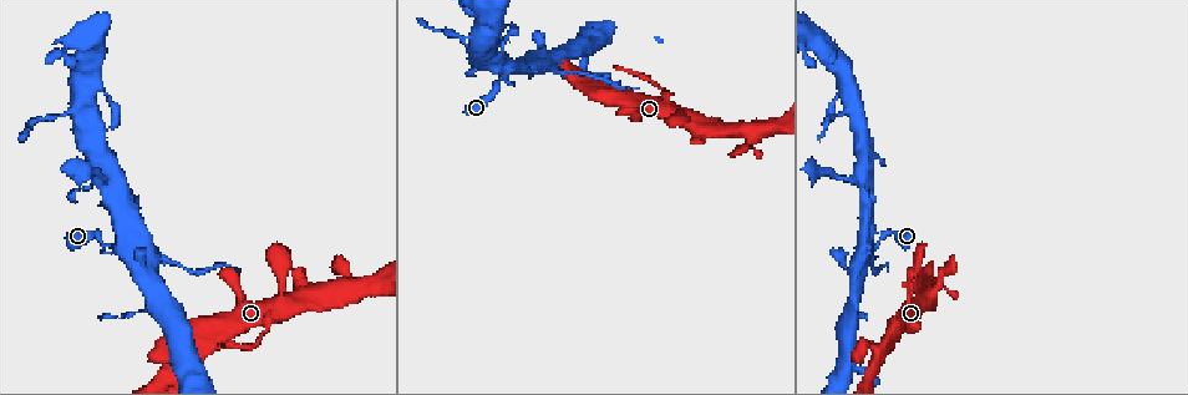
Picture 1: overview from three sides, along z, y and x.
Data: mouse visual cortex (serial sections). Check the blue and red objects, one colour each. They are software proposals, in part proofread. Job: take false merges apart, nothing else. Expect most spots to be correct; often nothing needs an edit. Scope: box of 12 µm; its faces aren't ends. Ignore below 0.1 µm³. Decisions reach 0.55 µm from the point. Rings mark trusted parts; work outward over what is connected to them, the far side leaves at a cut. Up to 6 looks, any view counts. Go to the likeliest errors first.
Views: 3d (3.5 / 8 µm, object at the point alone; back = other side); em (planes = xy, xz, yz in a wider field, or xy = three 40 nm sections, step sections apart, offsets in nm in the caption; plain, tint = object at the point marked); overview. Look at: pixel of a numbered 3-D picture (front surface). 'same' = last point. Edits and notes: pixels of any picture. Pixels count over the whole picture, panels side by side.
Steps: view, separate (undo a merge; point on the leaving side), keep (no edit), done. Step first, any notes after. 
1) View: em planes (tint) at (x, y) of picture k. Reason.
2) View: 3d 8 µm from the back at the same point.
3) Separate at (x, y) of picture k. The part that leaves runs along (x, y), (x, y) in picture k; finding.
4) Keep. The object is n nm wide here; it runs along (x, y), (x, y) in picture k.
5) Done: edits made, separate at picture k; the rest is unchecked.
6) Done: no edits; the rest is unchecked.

View: 3d 3.5 µm at (120, 247) of picture 1. Narrows sharply.

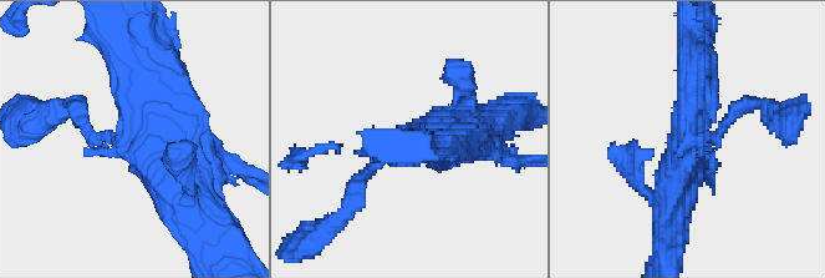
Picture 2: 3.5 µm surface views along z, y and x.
View: em planes (plain) at (687, 139) of picture 2.

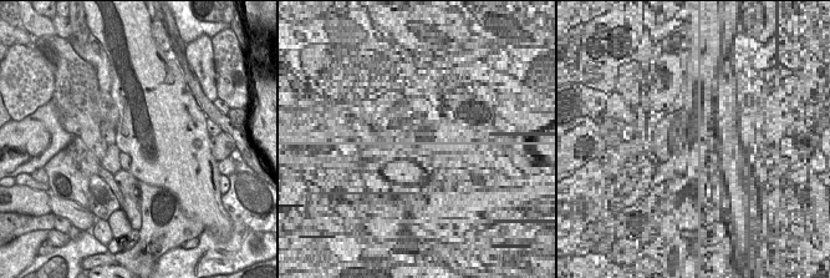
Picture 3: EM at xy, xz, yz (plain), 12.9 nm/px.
View: em planes (tint) at the same point. With the object marked.

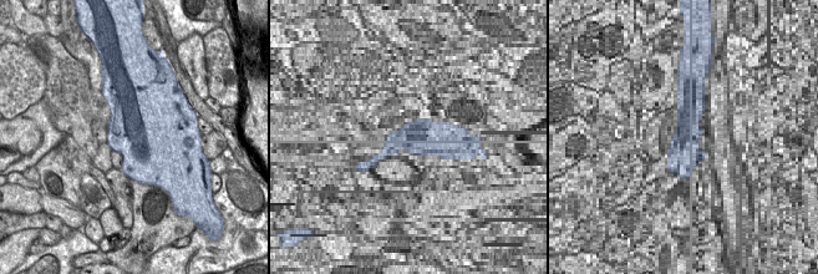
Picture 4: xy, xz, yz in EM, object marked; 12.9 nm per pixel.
Keep. It runs along (357, 187), (406, 142), (429, 140), (418, 146) in picture 2; all the same cell.

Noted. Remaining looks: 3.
View: 3d 3.5 µm at (867, 176) of picture 1. Sharp bend.

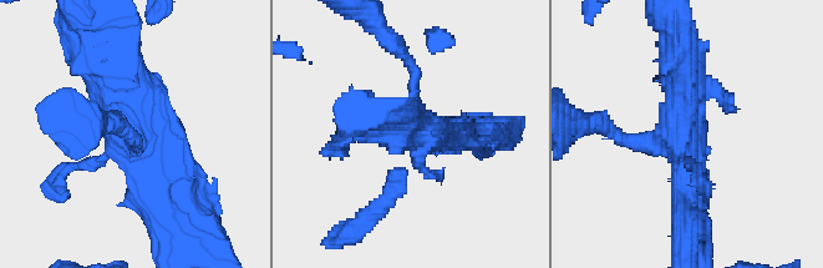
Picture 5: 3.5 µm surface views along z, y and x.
View: em xy step 3 (tint) at (145, 136) of picture 5.

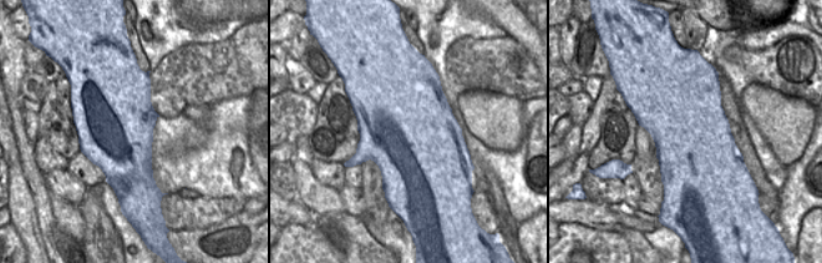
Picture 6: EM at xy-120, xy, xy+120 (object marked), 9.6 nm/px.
View: em xy step 2 (tint) at the same point.

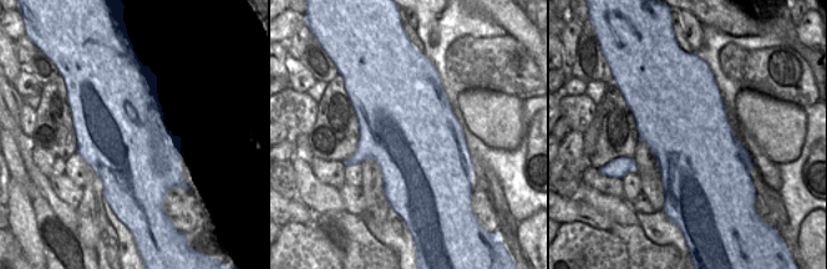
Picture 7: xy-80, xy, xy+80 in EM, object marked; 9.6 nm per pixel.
Keep. It runs along (168, 217), (138, 102), (111, 64) in picture 5; one cell here.

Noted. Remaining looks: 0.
Done: no edits; the rest is unchecked.

